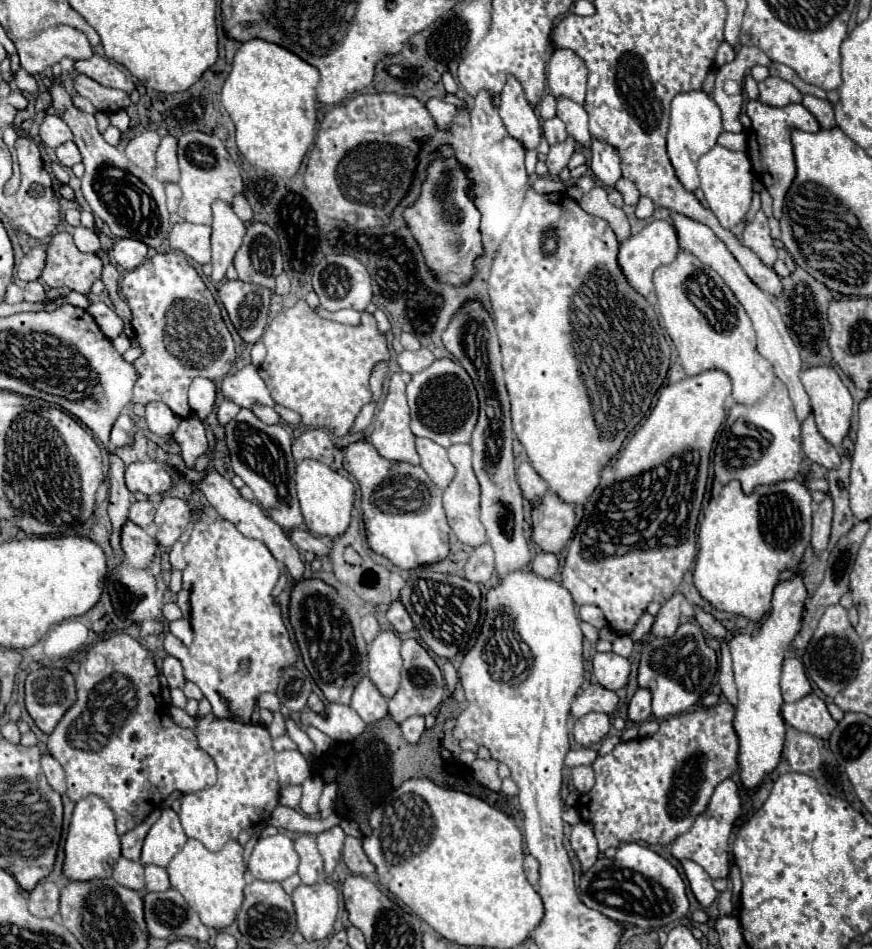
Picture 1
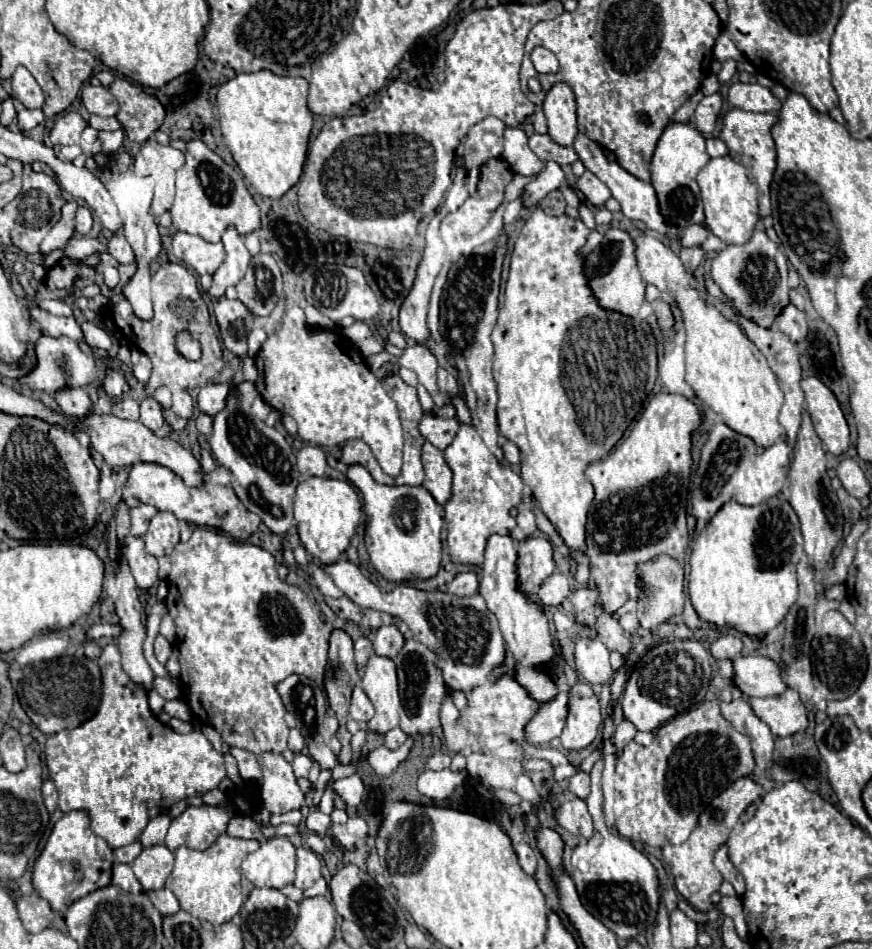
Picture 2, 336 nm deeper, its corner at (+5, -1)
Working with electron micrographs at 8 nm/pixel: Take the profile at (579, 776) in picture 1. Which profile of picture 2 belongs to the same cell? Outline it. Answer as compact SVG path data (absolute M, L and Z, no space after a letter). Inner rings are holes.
M586 772L574 774L574 776L570 778L568 790L570 790L574 796L578 796L578 798L584 800L584 798L590 794L590 776L588 776Z

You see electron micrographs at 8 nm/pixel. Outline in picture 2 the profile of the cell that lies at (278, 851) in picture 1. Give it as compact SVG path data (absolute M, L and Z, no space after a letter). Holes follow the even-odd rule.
M270 838L242 862L242 874L254 888L281 890L294 882L296 848L288 838Z

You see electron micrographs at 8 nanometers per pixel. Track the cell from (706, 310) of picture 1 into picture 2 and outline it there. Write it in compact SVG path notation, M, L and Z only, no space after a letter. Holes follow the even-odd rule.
M640 234L634 240L634 246L636 264L644 282L654 284L660 292L672 294L682 310L686 326L686 382L728 428L754 440L758 454L762 454L786 436L786 430L778 422L784 394L766 358L756 344L744 336L738 324L724 318L714 306L698 298L698 292L692 288L692 274L684 270L680 258L668 246L648 234Z

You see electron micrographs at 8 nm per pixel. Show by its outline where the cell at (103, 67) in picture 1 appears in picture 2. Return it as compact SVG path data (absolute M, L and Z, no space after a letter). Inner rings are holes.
M116 78L110 86L110 92L120 104L116 118L120 120L126 136L138 144L152 138L166 116L164 106L158 102L158 98L148 96L140 86L134 86L124 78Z

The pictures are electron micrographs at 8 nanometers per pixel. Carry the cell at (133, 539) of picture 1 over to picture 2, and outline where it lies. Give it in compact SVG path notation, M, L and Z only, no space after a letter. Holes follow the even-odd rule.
M128 536L126 538L126 550L124 558L128 562L128 568L138 584L138 588L150 588L158 580L158 562L144 550L142 538Z

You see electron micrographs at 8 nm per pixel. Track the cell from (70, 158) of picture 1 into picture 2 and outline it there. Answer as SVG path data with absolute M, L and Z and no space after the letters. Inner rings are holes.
M54 146L54 152L64 162L72 162L78 154L82 154L80 146Z

